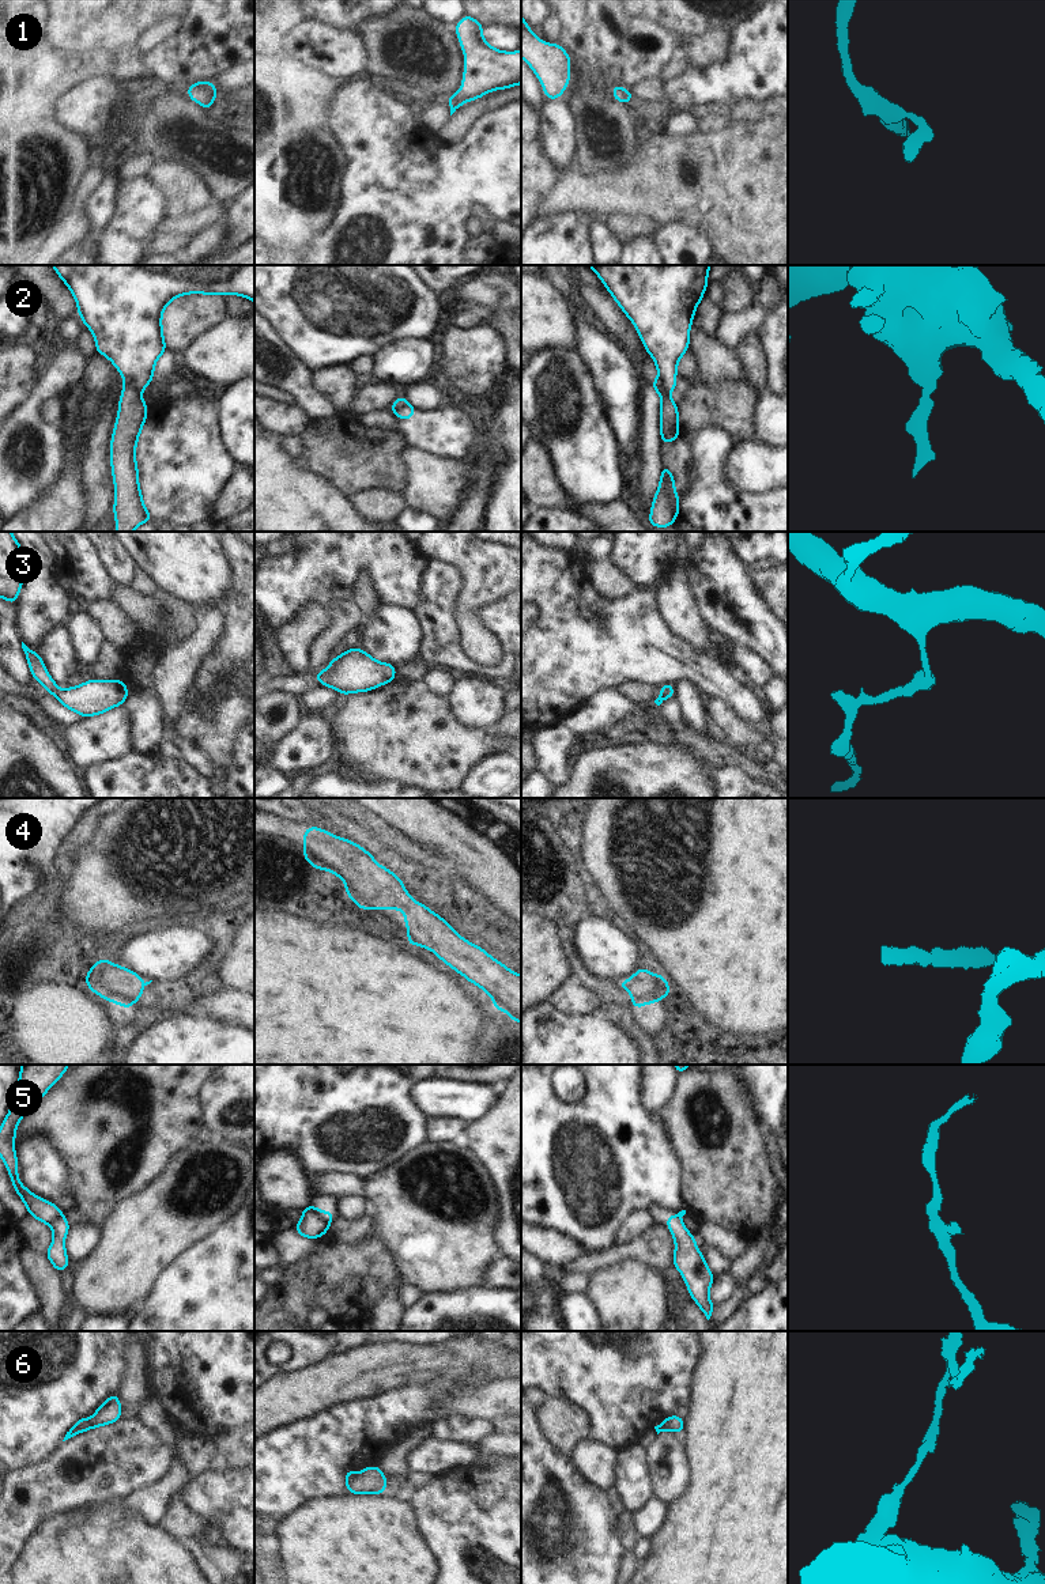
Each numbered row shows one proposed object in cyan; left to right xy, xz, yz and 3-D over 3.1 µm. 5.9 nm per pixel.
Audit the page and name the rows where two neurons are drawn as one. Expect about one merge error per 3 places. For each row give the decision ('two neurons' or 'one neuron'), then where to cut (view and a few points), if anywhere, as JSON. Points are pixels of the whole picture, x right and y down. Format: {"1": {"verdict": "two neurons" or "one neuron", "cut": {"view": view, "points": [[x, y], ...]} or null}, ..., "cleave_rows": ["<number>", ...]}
{"1": {"verdict": "one neuron", "cut": null}, "2": {"verdict": "two neurons", "cut": {"view": "xy", "points": [[125, 378], [129, 378], [140, 390]]}}, "3": {"verdict": "one neuron", "cut": null}, "4": {"verdict": "one neuron", "cut": null}, "5": {"verdict": "two neurons", "cut": {"view": "xy", "points": [[63, 1216], [51, 1225]]}}, "6": {"verdict": "two neurons", "cut": {"view": "xy", "points": [[86, 1418], [90, 1428]]}}, "cleave_rows": ["2", "5", "6"]}

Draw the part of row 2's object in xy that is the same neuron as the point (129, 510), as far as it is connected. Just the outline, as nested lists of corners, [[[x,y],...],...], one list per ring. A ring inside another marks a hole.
[[[122,381],[118,415],[110,442],[110,464],[114,480],[116,532],[133,532],[152,521],[139,487],[136,443],[147,417],[148,407],[135,381]]]

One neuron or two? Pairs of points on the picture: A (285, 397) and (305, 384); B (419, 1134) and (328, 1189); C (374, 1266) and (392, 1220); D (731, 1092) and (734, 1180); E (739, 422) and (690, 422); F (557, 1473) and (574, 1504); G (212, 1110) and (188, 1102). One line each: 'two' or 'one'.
A: two
B: two
C: two
D: one
E: one
F: one
G: two

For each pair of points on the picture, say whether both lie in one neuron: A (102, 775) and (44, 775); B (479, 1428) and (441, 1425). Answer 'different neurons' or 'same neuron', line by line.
A: different neurons
B: same neuron

